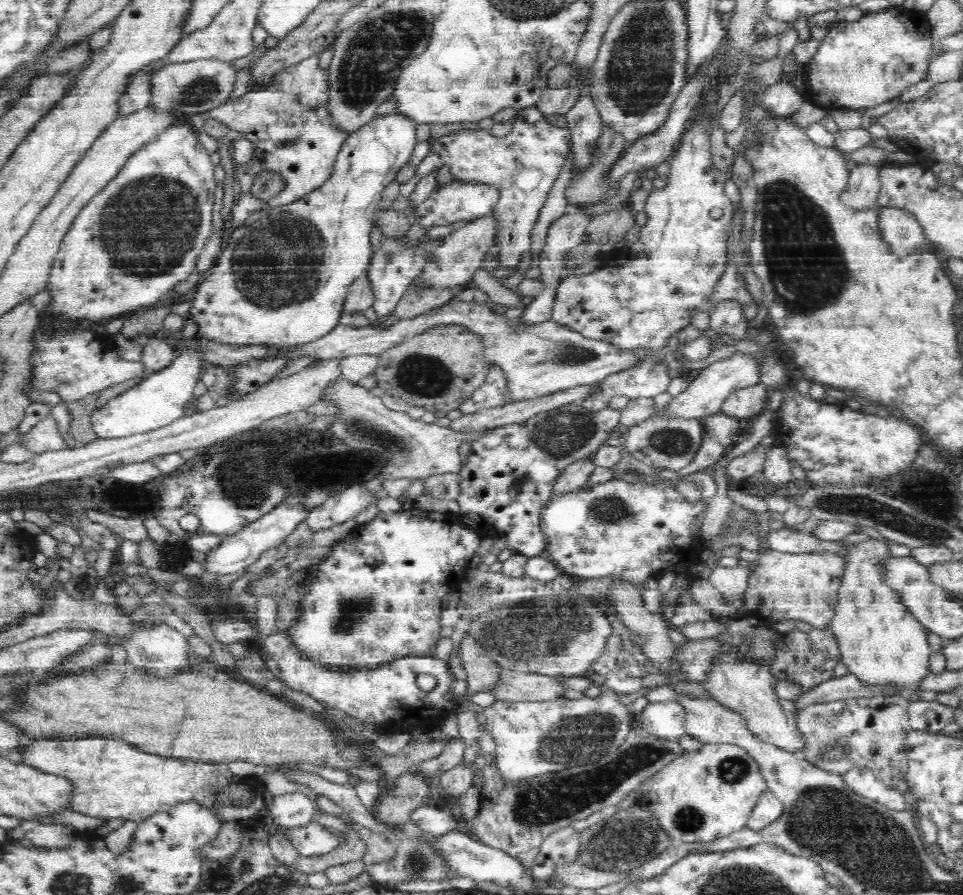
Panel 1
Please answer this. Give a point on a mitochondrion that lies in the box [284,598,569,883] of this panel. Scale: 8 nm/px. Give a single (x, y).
(418, 861)

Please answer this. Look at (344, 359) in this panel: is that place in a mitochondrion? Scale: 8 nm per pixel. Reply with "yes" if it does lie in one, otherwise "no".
no

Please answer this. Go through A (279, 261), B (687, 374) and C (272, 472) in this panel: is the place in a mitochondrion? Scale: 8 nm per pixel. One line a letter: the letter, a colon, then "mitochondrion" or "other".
A: mitochondrion
B: other
C: mitochondrion

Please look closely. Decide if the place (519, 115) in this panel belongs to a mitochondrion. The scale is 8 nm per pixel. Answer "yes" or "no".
no

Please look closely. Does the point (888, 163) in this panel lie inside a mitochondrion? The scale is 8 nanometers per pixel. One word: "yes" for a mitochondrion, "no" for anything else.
no

